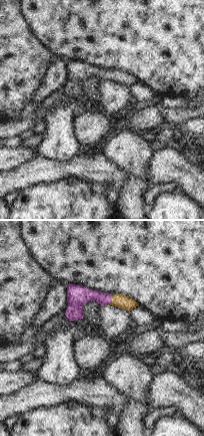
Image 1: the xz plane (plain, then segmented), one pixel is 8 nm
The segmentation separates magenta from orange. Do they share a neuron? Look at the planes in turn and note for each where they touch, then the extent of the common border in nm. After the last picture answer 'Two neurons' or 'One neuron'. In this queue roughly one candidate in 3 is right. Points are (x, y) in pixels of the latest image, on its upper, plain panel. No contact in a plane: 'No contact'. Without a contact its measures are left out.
Touches magenta at (111, 75). Shared border 80 nm

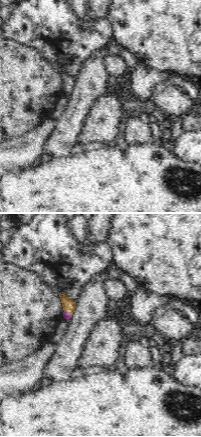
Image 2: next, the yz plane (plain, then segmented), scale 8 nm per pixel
Touches magenta at (68, 88). Shared border 80 nm

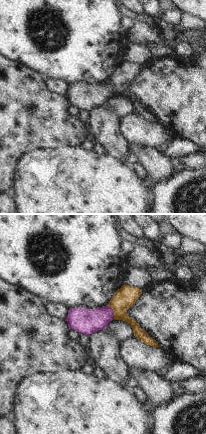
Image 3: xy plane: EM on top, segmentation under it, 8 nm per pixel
Touches magenta at (113, 88). Shared border 130 nm

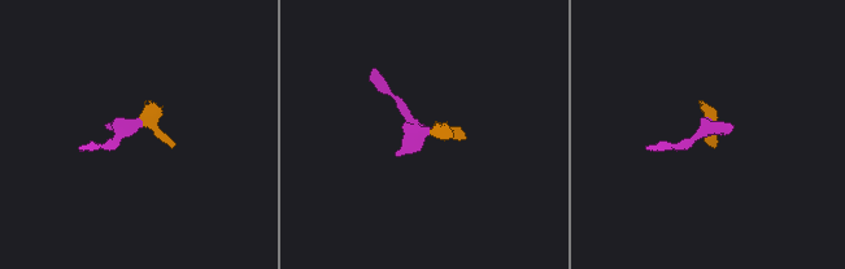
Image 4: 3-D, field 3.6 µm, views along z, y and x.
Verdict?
One neuron

